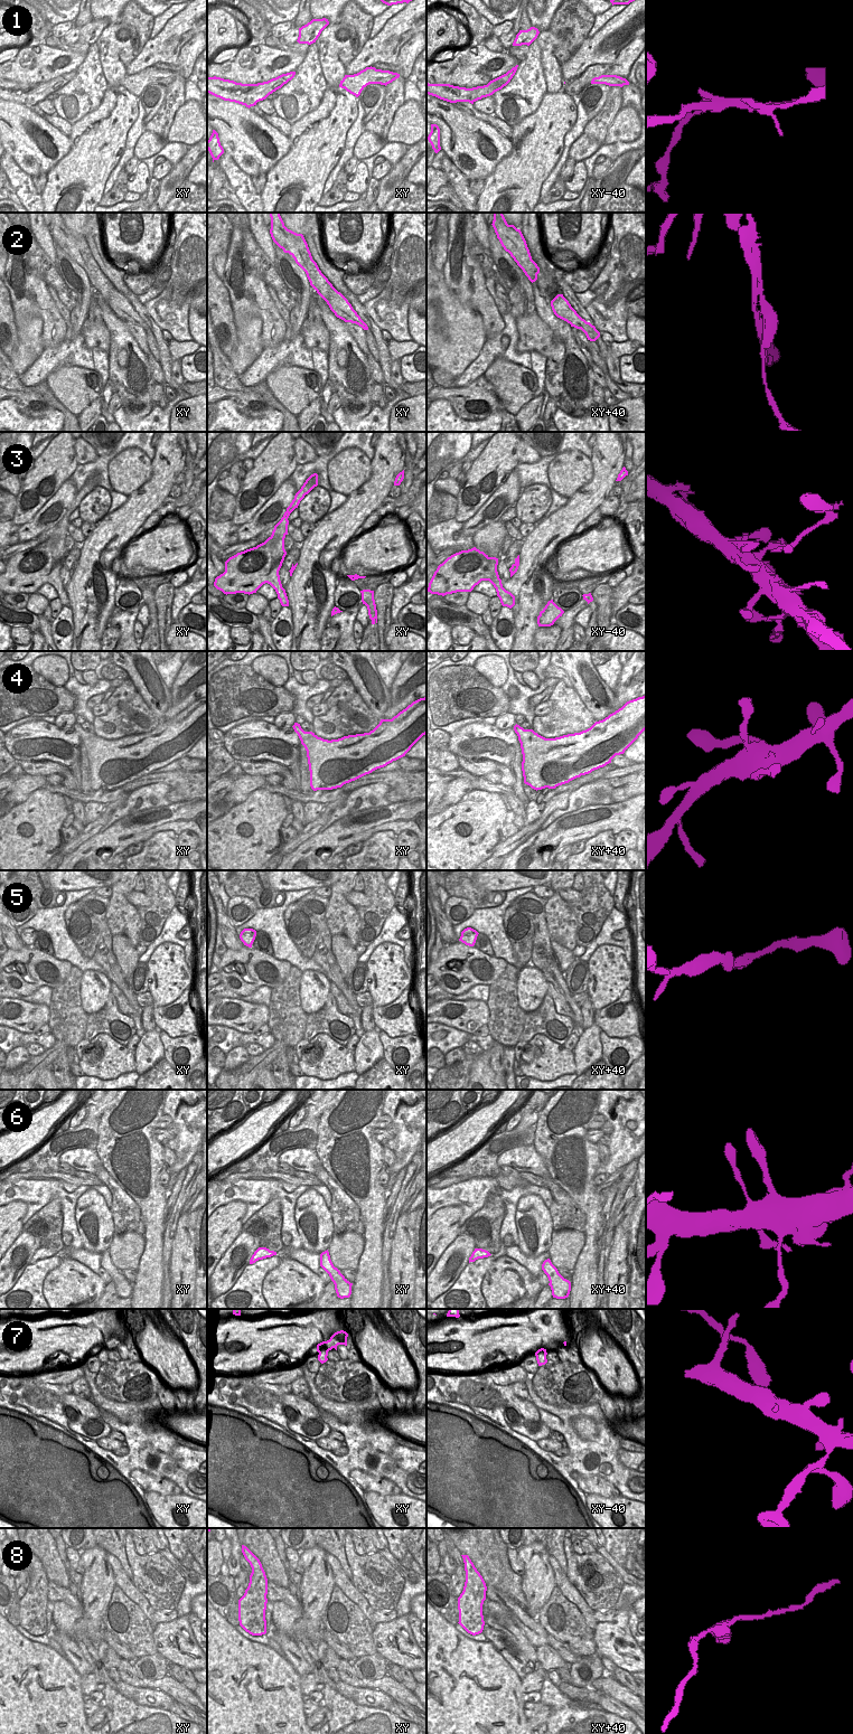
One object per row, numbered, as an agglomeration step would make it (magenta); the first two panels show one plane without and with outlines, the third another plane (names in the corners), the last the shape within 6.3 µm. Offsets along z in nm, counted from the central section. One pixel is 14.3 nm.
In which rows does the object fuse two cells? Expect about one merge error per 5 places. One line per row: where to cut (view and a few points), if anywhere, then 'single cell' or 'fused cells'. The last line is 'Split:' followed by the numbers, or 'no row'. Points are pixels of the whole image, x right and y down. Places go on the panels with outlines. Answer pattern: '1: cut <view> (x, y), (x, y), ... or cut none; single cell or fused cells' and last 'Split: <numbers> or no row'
1: cut xy (259, 99), (250, 99), (243, 104); fused cells
2: cut xy (310, 255), (300, 266); fused cells
3: cut none; single cell
4: cut none; single cell
5: cut none; single cell
6: cut none; single cell
7: cut xy (327, 1351), (319, 1354); fused cells
8: cut none; single cell
Split: 1, 2, 7

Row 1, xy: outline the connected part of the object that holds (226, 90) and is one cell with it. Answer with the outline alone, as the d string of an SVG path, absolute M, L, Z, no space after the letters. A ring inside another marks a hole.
M290 72L257 84L242 84L216 76L207 76L207 93L224 101L244 105L251 98L257 98L259 102L265 100L270 94L291 81L294 75L296 72Z

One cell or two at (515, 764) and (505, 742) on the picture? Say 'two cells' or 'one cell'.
two cells

